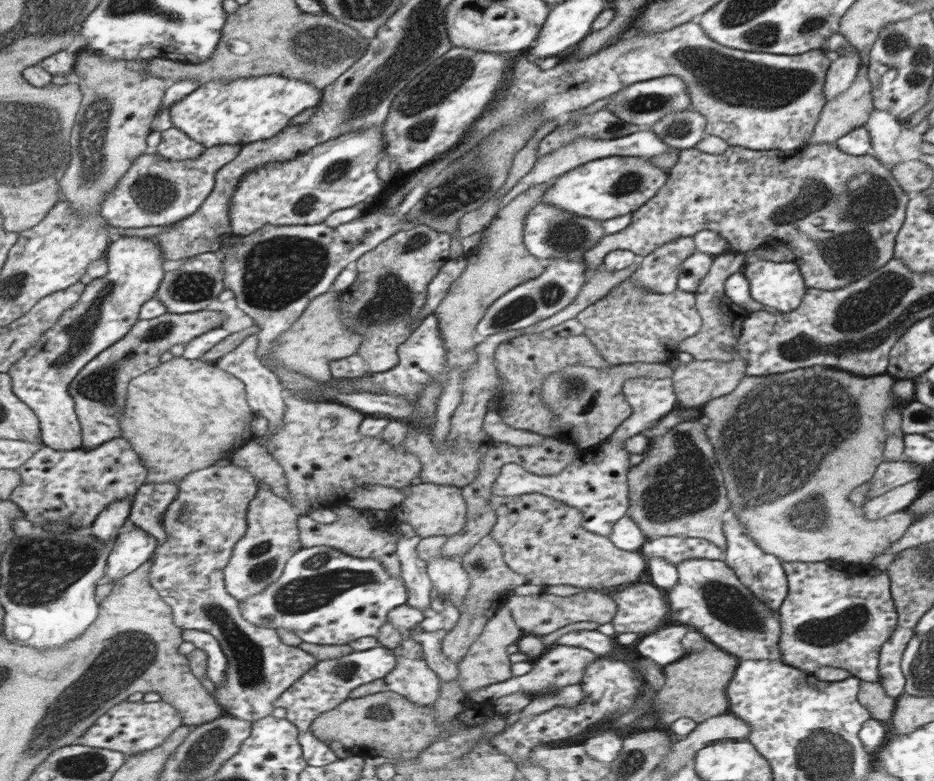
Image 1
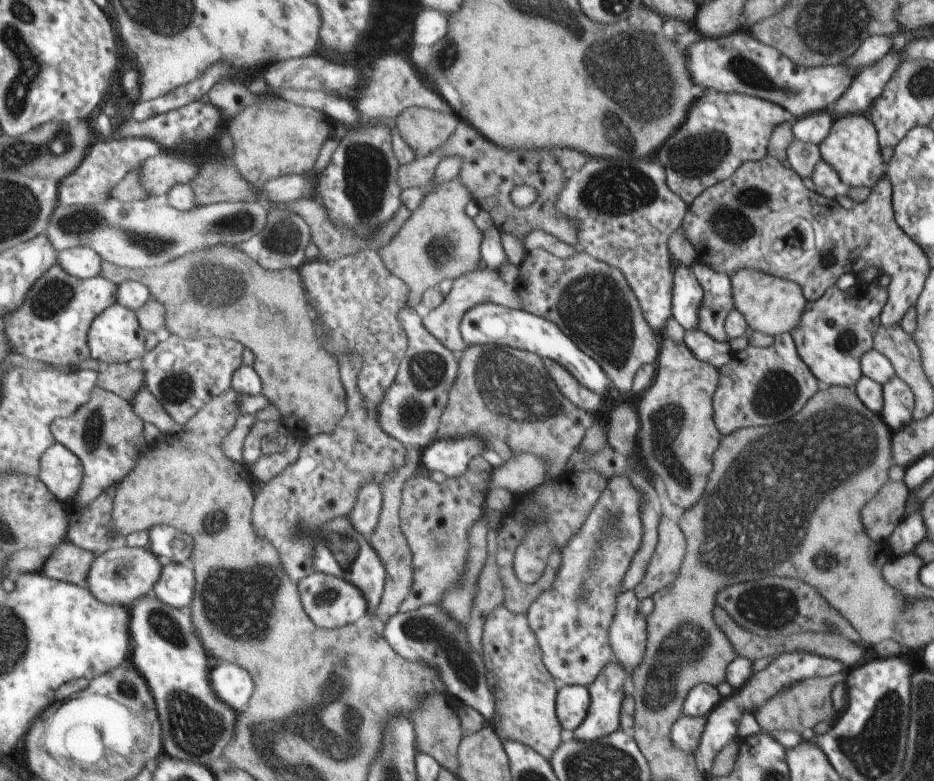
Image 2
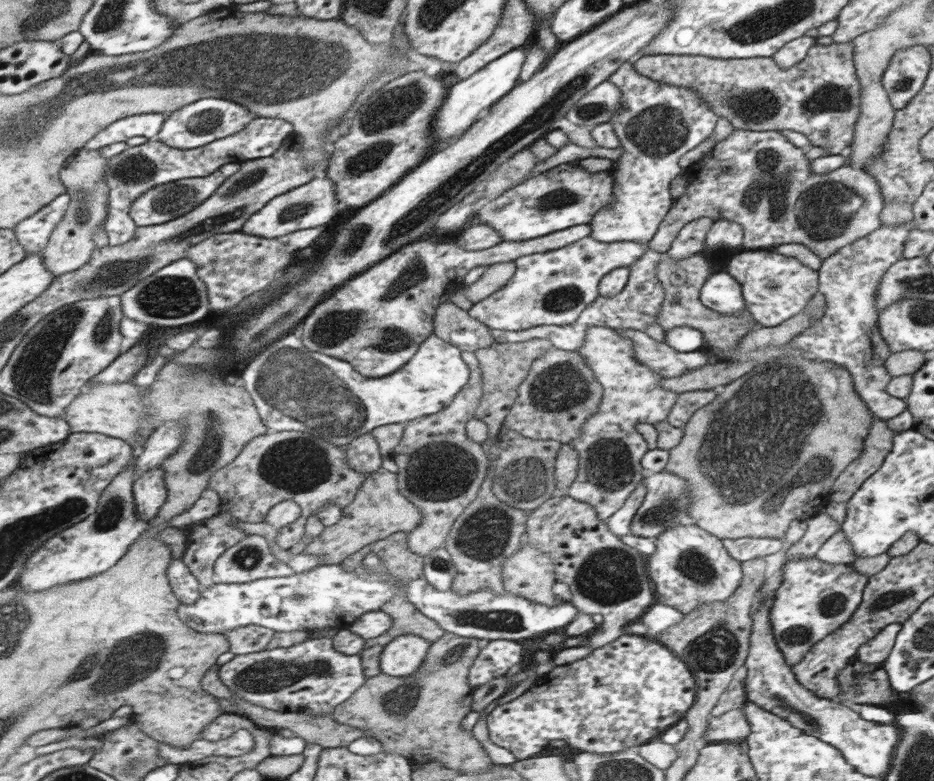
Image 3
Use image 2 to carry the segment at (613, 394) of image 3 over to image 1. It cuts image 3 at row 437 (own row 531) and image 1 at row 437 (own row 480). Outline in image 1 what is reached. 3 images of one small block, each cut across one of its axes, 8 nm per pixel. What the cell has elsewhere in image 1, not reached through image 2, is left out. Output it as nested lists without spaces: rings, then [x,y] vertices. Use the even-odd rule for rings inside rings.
[[[637,376],[637,378],[629,378],[623,388],[621,388],[621,396],[625,398],[625,402],[631,408],[631,414],[625,422],[621,422],[615,432],[605,440],[605,444],[611,444],[611,448],[615,450],[623,450],[623,454],[627,454],[627,450],[623,448],[625,440],[631,440],[631,436],[639,436],[641,432],[653,428],[657,424],[657,420],[663,420],[669,412],[675,412],[677,406],[677,394],[673,388],[673,380],[671,378],[663,378],[663,380],[655,380],[655,378],[645,378],[645,376]]]

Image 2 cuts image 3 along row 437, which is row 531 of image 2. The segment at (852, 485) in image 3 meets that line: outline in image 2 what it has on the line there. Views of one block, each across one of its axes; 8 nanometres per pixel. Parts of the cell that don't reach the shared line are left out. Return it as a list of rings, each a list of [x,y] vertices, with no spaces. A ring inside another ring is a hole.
[[[887,480],[887,486],[863,506],[863,526],[875,542],[885,542],[903,522],[903,506],[907,500],[907,486],[901,480]]]

